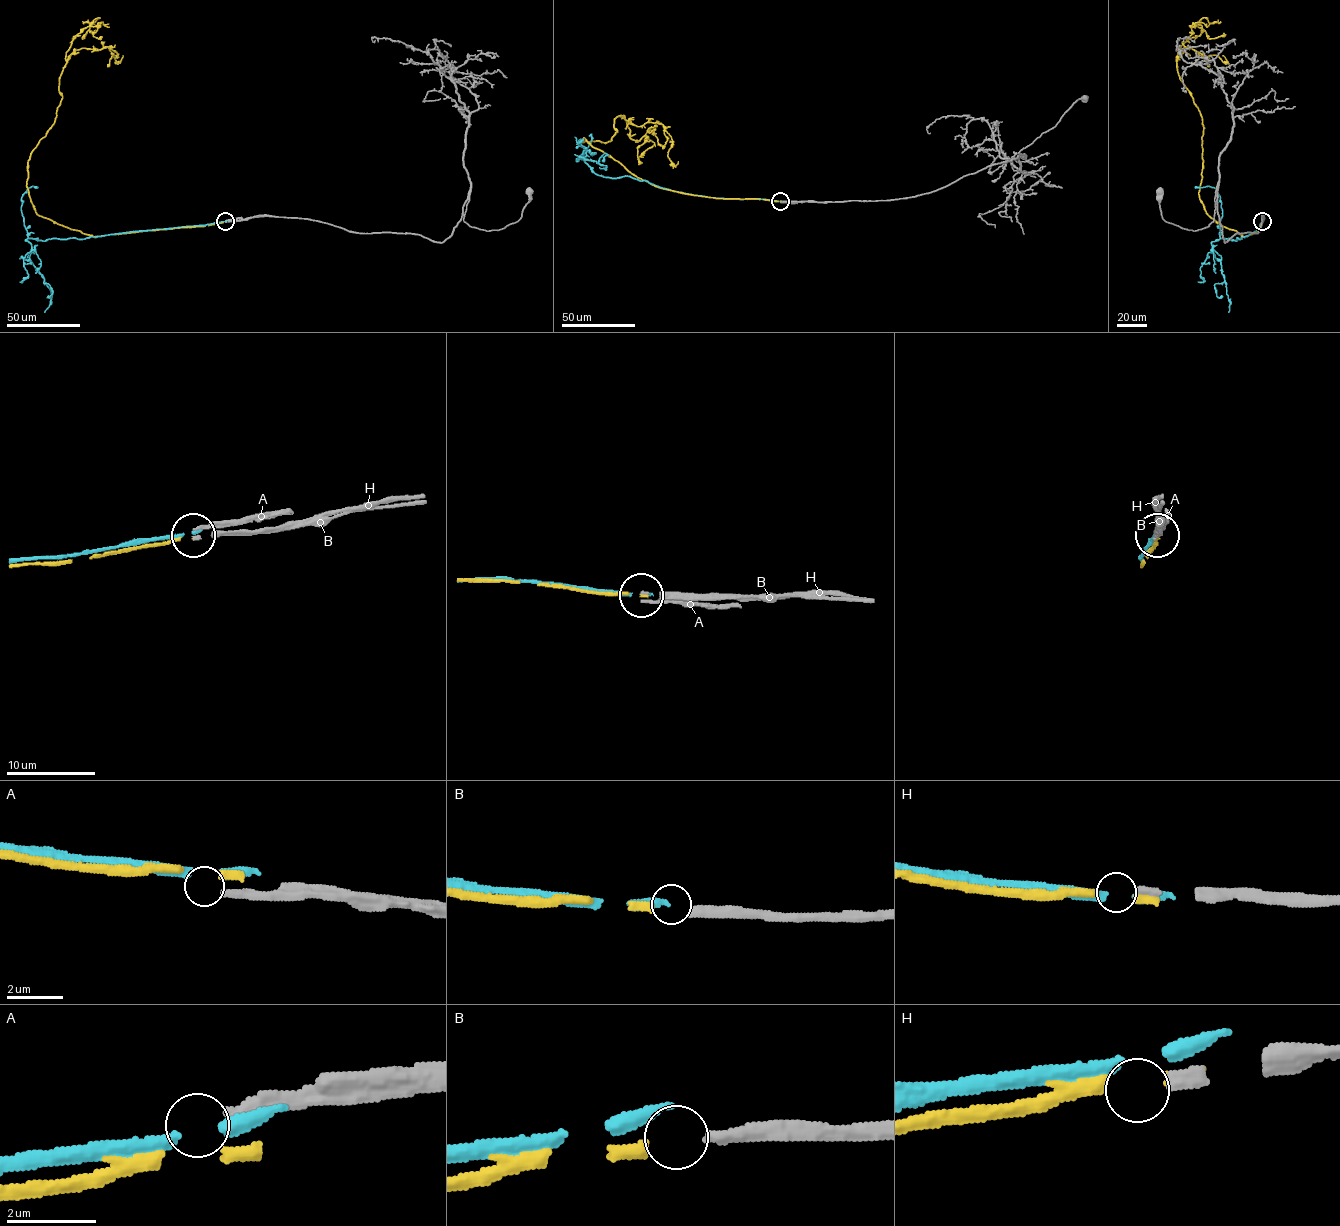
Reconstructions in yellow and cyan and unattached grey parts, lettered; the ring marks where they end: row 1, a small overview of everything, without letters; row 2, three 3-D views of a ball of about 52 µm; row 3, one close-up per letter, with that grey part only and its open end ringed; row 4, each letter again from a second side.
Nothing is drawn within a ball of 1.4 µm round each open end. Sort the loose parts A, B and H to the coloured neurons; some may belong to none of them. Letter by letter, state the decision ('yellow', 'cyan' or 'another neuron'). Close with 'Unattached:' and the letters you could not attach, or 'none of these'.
A: another neuron
B: yellow
H: another neuron
Unattached: A, H

